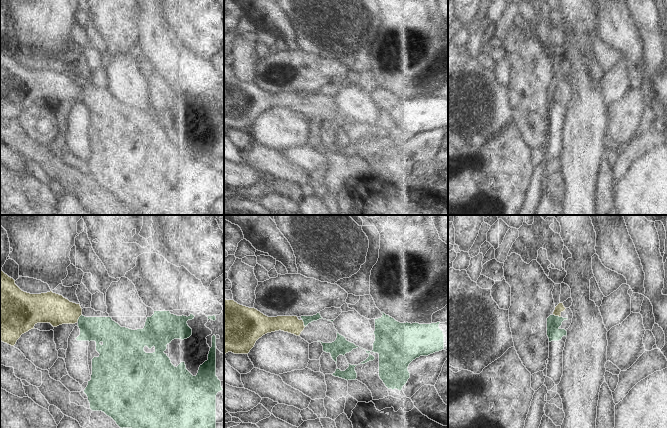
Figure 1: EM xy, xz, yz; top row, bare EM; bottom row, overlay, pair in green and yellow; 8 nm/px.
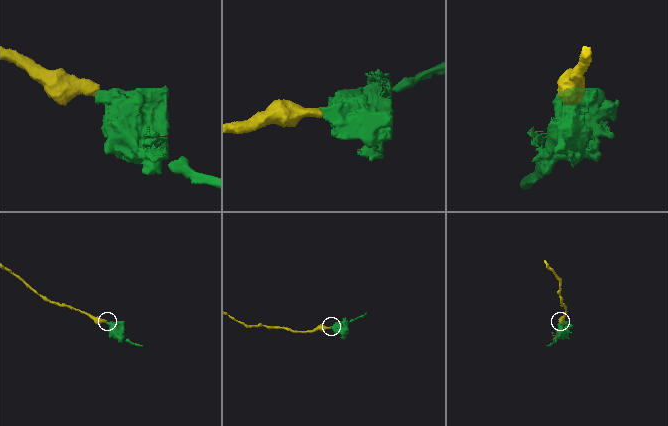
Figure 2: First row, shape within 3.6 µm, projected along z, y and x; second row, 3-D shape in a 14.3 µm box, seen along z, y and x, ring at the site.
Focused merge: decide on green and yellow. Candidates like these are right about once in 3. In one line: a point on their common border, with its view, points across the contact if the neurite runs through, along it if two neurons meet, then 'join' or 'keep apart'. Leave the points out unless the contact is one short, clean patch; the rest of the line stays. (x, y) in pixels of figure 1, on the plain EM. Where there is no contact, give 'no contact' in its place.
yz (557, 92) | across yz (554, 98), (557, 92), (559, 84) | join

